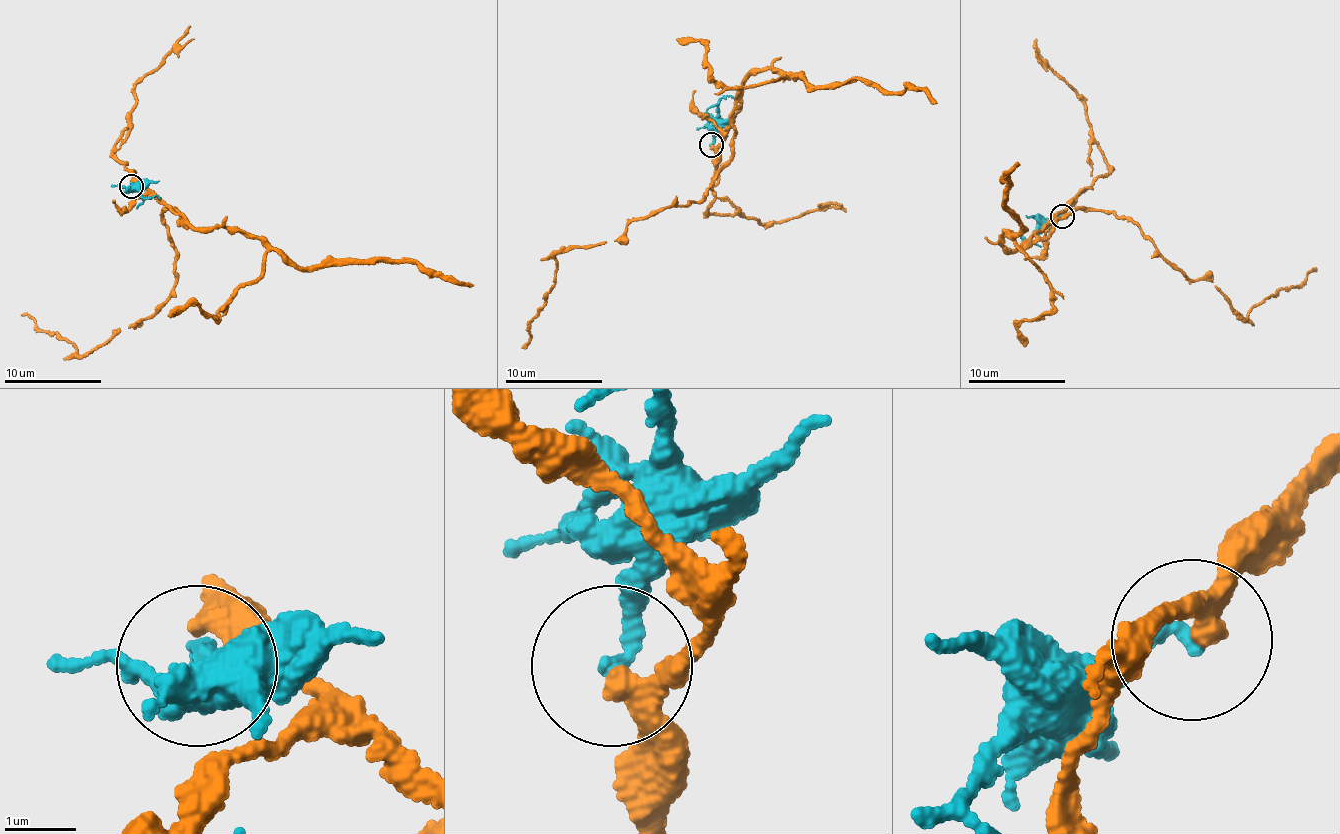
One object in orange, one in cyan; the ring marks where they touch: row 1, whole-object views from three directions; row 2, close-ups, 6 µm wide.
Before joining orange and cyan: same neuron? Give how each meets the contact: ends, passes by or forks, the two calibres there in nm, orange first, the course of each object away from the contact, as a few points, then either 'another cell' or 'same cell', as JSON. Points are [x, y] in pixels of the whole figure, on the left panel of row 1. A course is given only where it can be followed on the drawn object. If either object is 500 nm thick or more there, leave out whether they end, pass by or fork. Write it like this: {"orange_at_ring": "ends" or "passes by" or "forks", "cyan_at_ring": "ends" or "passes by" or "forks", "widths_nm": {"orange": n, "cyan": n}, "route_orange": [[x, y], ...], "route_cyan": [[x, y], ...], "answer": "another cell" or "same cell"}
{"orange_at_ring": "passes by", "cyan_at_ring": "ends", "widths_nm": {"orange": 280, "cyan": 200}, "route_orange": [[132, 186], [182, 217], [162, 214], [177, 273], [165, 305], [80, 355], [21, 315]], "route_cyan": [[132, 186], [143, 197], [161, 200]], "answer": "another cell"}

